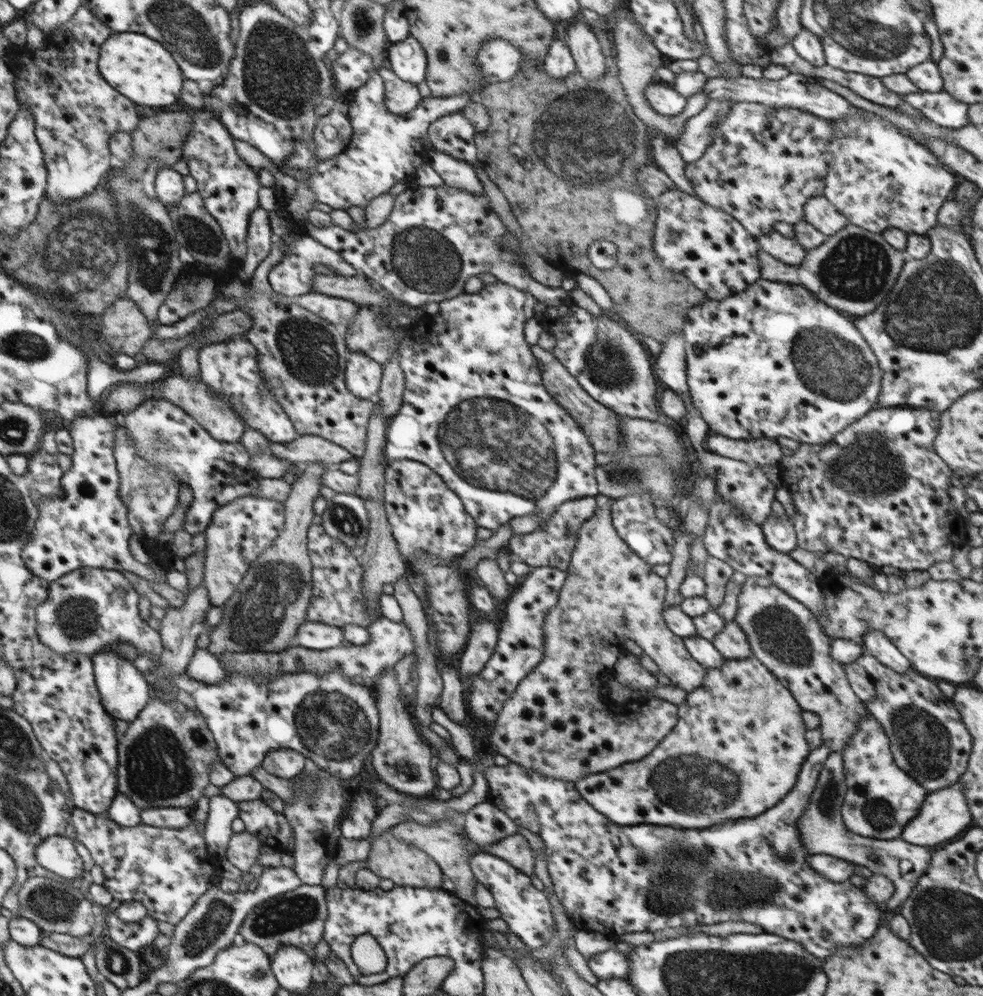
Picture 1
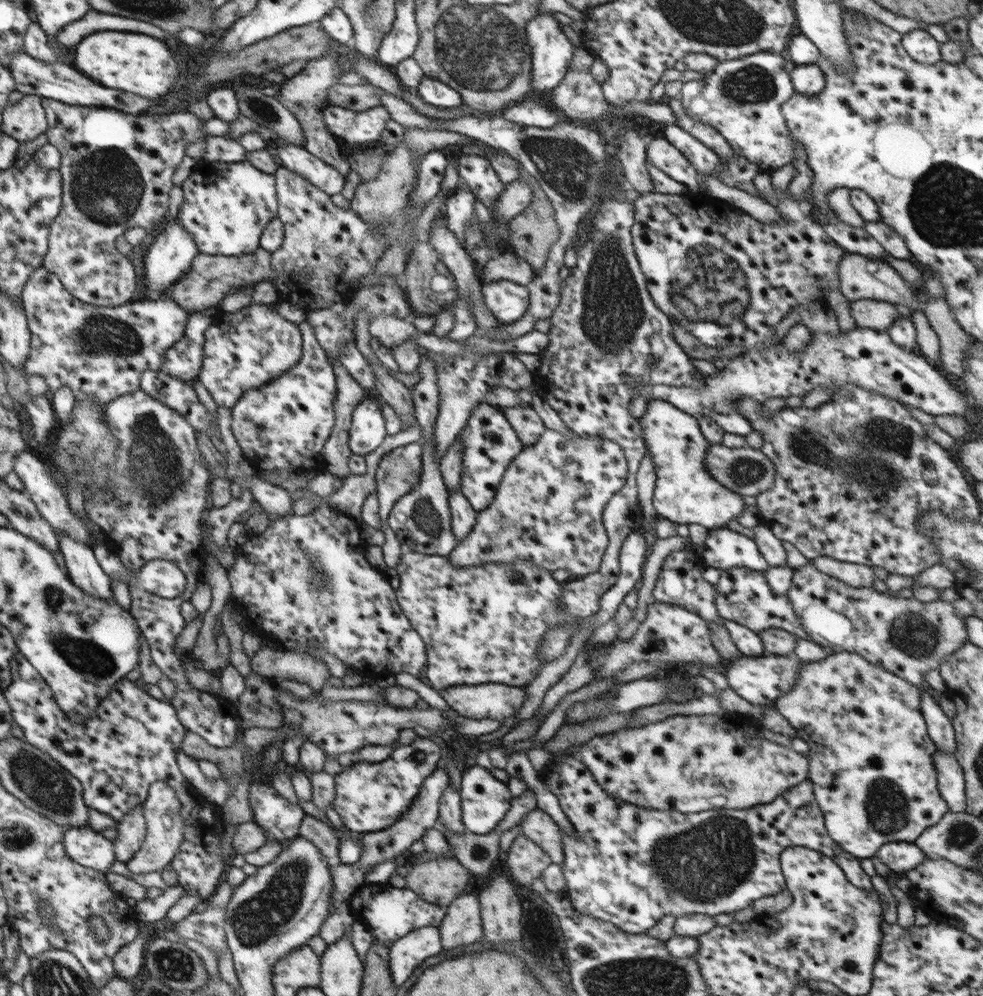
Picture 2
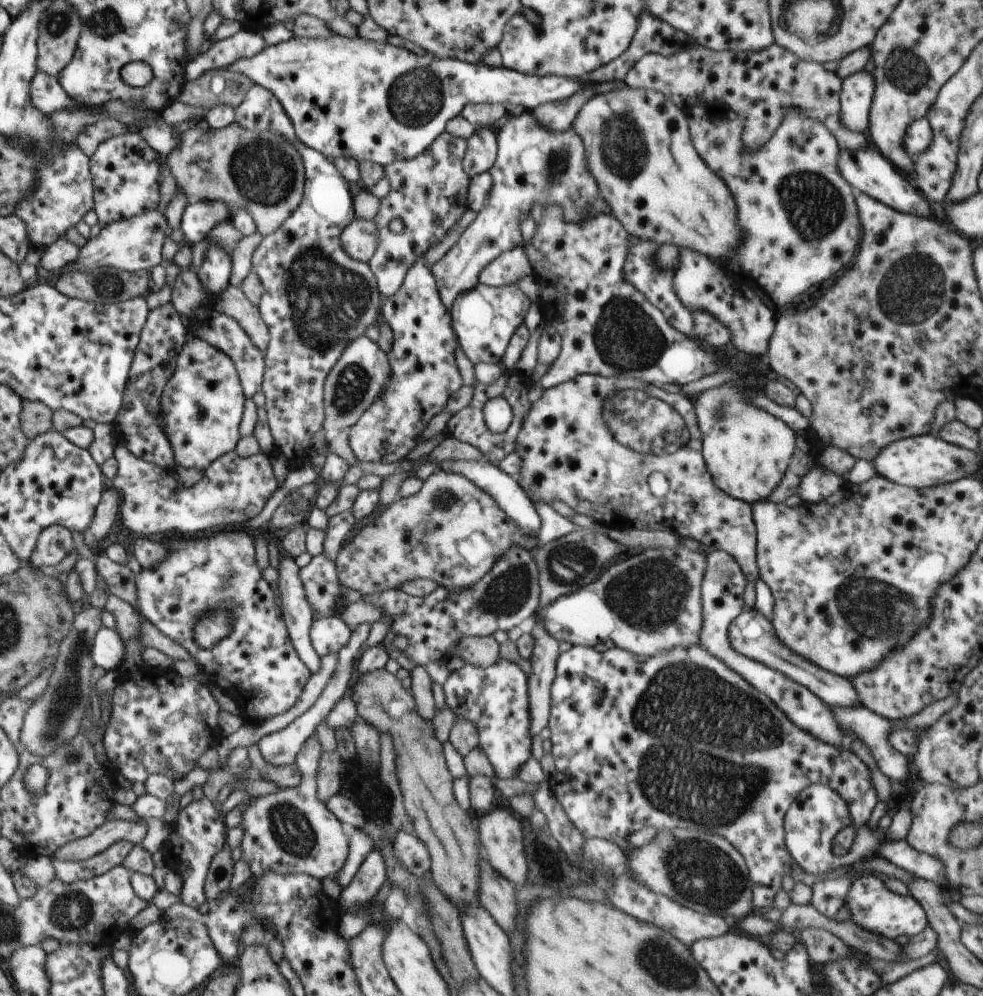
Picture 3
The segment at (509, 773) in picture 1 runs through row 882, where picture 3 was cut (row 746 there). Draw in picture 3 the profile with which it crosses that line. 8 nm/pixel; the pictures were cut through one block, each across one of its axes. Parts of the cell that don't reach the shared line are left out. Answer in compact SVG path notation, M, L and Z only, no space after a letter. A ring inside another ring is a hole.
M573 645L573 648L561 652L557 658L556 674L551 686L551 709L549 718L550 739L553 747L551 750L556 765L556 774L549 777L547 783L556 800L572 821L572 824L582 833L585 839L600 837L617 844L625 854L633 848L628 840L629 835L638 832L642 828L651 826L660 830L677 830L688 828L706 828L712 830L731 842L746 859L748 874L753 886L754 906L774 908L774 897L782 889L782 876L790 874L790 853L785 843L785 828L783 818L788 807L796 800L796 797L810 785L828 785L835 790L849 806L851 825L843 828L834 837L832 851L836 856L847 854L853 845L856 829L862 824L867 824L870 814L878 804L878 795L871 781L870 769L850 748L837 747L836 745L822 742L814 735L803 731L796 726L783 710L780 710L771 698L762 694L755 686L752 686L738 672L732 670L719 658L711 655L704 647L694 645L689 649L678 647L670 652L653 657L636 656L619 646L600 653L595 648L582 645Z

